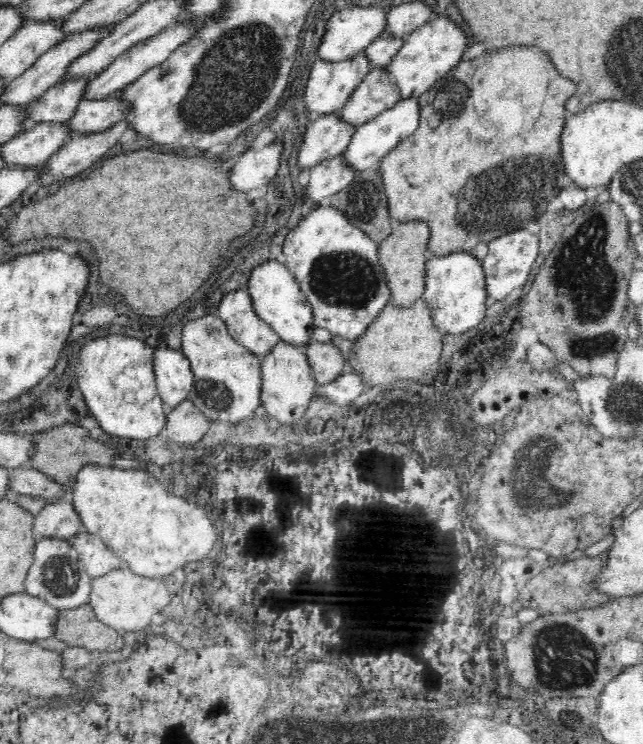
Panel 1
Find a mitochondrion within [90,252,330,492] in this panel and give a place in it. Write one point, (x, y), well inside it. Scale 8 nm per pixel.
(217, 395)

